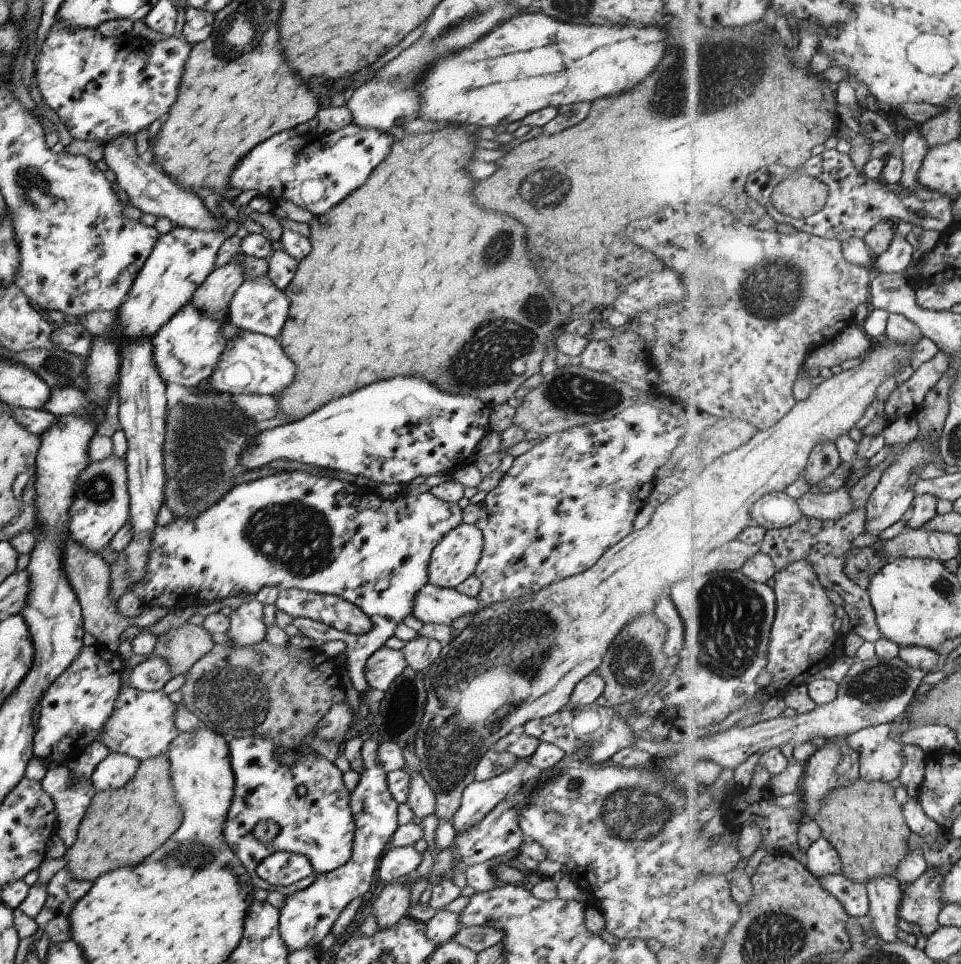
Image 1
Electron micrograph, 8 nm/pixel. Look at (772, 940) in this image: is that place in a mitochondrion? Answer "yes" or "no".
yes

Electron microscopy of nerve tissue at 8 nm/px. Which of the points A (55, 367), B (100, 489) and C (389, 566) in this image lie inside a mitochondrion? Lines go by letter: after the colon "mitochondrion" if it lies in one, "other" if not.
A: mitochondrion
B: mitochondrion
C: other

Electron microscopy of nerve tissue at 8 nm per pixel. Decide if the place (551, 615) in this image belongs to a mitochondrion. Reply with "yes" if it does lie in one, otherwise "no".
yes

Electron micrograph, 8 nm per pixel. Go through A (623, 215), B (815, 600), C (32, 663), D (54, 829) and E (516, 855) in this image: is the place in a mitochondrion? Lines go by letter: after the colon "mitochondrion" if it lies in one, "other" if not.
A: other
B: other
C: other
D: other
E: other

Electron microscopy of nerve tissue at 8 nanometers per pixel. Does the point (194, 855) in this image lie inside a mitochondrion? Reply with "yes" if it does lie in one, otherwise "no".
yes

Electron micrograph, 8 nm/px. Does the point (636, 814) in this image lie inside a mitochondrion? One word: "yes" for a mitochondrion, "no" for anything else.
yes

